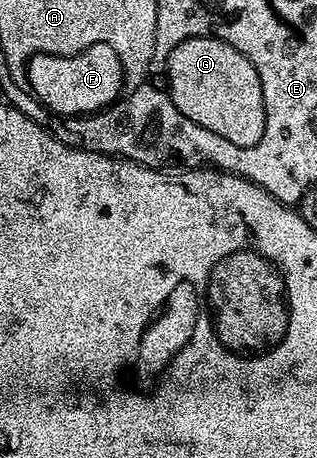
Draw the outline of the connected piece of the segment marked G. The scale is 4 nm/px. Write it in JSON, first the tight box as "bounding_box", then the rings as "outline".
{"bounding_box":[165,36,266,147],"outline":[[[192,36],[174,47],[165,65],[165,74],[170,91],[168,99],[173,108],[191,122],[198,123],[204,130],[212,131],[238,147],[254,146],[262,139],[266,115],[261,79],[253,61],[246,59],[237,48],[217,37]]]}

